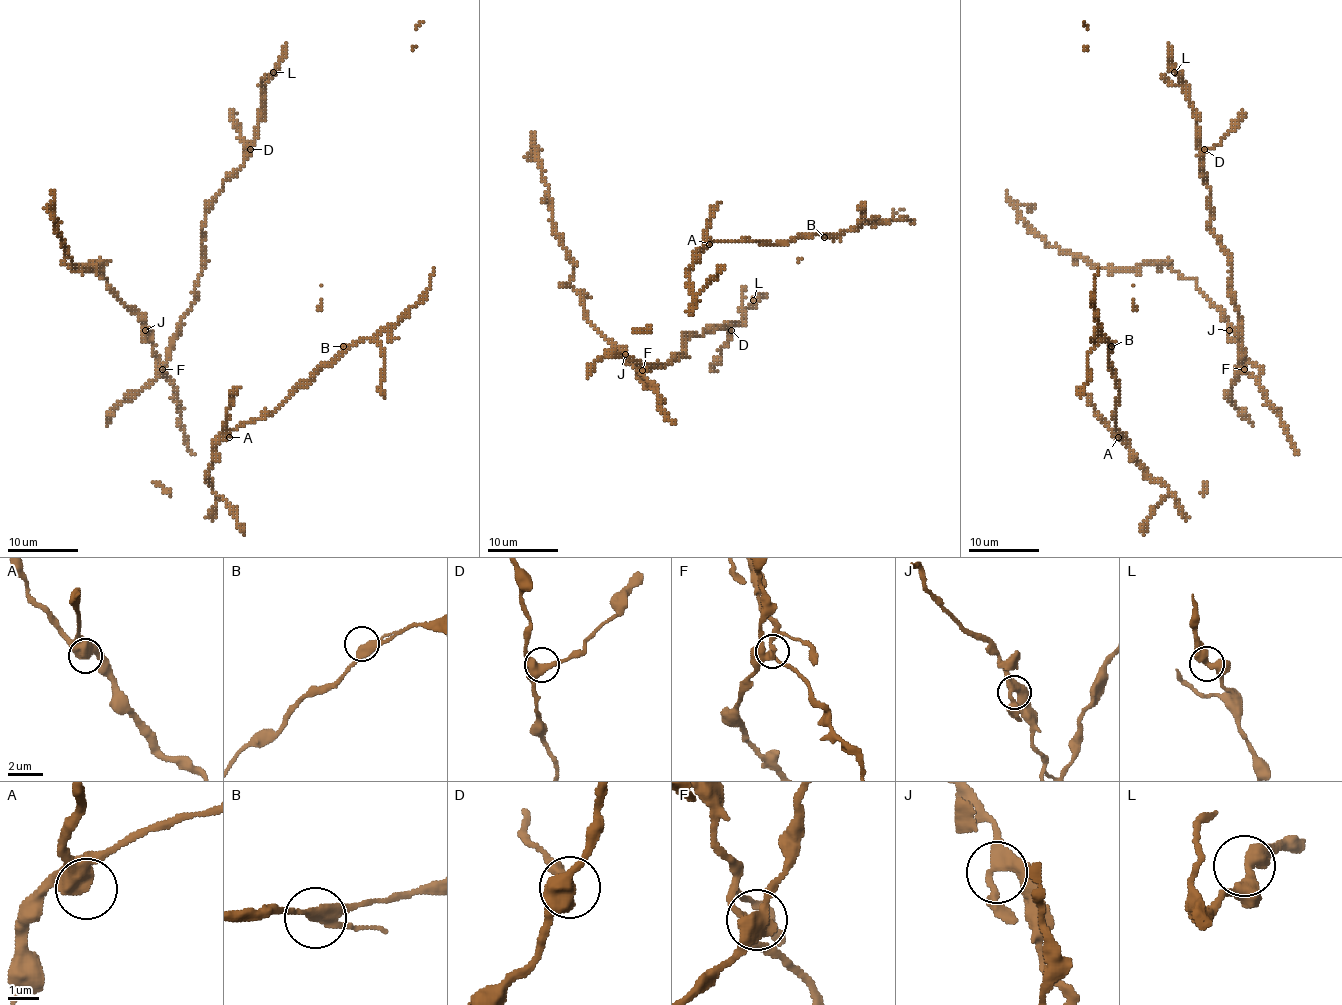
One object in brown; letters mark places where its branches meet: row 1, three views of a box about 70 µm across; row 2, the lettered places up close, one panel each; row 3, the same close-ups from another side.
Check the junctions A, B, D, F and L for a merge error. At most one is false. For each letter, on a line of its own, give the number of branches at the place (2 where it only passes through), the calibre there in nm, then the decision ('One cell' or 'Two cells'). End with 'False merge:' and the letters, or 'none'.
A: Branches: 4. Thickness 440 nm. One cell
B: Branches: 3. Thickness 340 nm. One cell
D: Branches: 4. Thickness 400 nm. One cell
F: Branches: 4. Thickness 360 nm. Two cells
L: Branches: 3. Thickness 360 nm. One cell
False merge: F

